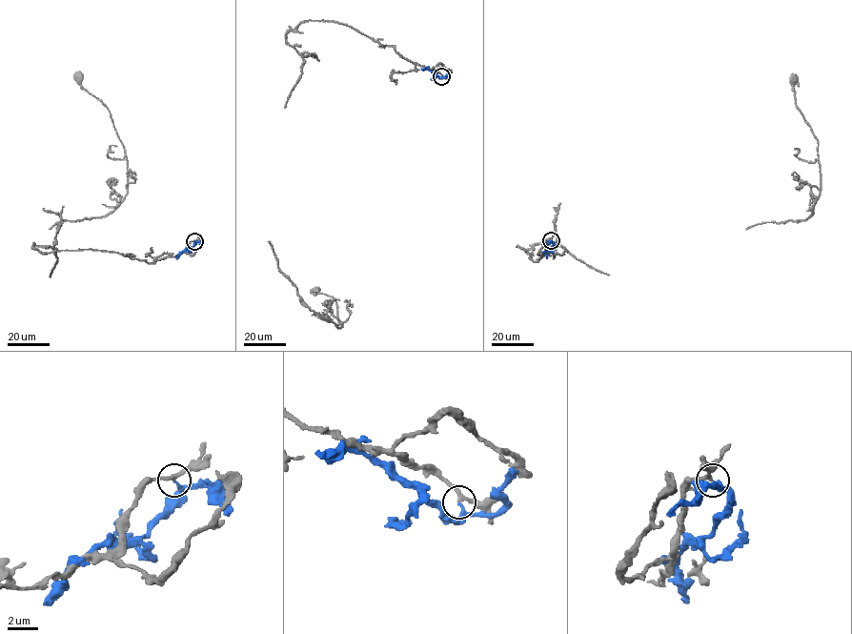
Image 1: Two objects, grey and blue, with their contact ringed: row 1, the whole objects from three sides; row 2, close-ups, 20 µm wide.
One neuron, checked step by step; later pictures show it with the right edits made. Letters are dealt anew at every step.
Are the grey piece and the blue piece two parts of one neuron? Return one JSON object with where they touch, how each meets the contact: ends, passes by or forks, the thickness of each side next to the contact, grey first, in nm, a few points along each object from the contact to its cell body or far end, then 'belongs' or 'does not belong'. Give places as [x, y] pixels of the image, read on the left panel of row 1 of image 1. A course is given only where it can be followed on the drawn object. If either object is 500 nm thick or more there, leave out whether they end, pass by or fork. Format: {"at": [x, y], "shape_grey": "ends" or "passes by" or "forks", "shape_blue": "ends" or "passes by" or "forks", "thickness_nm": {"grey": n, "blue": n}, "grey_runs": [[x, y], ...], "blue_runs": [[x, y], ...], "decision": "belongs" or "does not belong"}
{"at": [194, 241], "shape_grey": "passes by", "shape_blue": "passes by", "thickness_nm": {"grey": 240, "blue": 140}, "grey_runs": [[194, 241], [152, 263], [33, 244], [55, 250], [50, 276], [50, 229], [128, 190], [110, 112], [77, 76]], "blue_runs": [[194, 241], [194, 245], [175, 258]], "decision": "does not belong"}

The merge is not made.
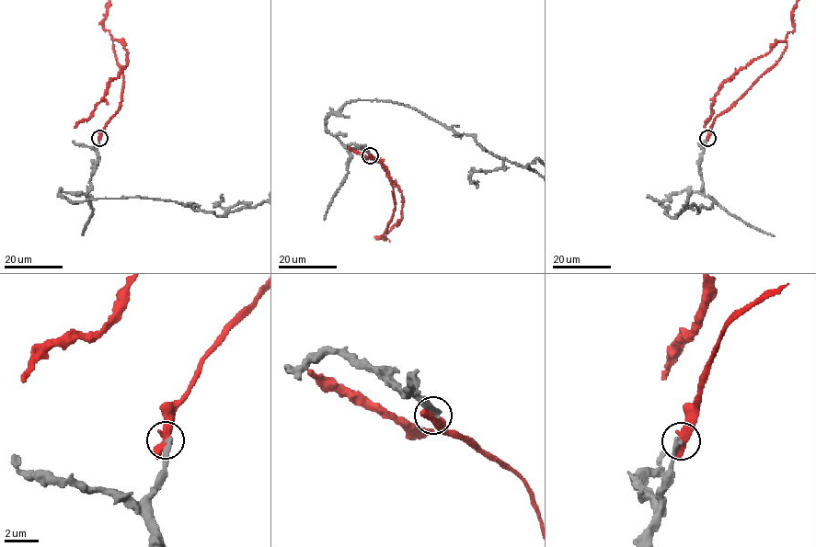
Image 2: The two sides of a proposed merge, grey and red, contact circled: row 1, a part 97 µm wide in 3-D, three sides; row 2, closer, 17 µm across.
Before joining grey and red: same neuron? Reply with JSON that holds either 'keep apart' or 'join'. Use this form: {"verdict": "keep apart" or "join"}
{"verdict": "keep apart"}

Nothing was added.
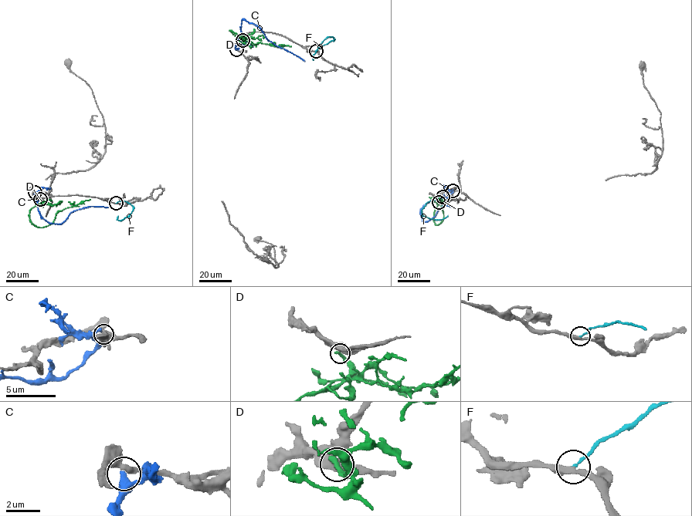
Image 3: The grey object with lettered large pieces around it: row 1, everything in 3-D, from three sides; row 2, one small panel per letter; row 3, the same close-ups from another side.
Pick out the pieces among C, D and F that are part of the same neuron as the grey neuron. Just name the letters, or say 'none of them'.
none of them

